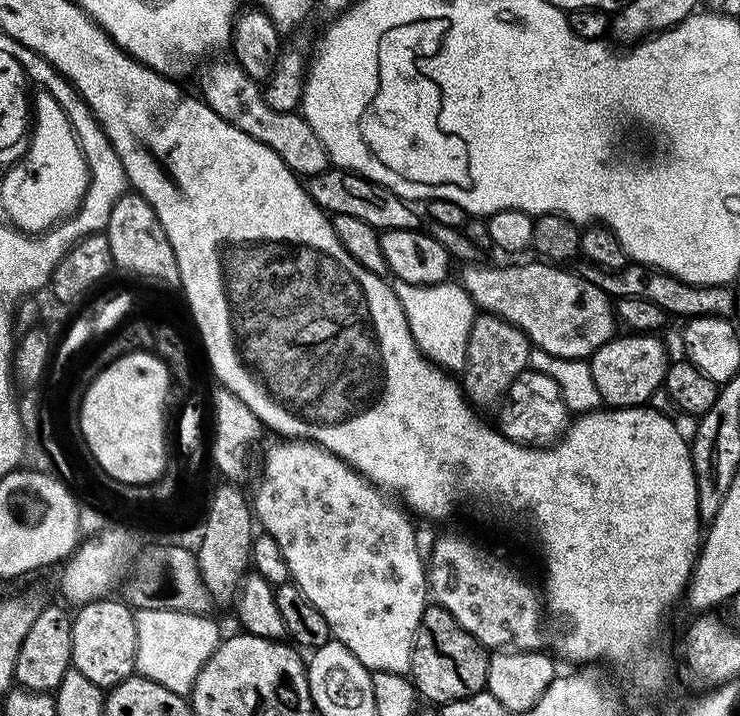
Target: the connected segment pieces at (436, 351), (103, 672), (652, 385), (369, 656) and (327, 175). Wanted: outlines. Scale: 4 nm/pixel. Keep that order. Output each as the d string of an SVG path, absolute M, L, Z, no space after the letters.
M399 281L393 283L393 288L411 336L424 357L445 370L454 372L454 369L461 369L469 328L476 317L476 307L464 288L456 282L418 286Z
M112 599L79 605L72 616L72 667L105 690L136 672L136 612L123 599Z
M656 334L613 335L587 361L594 386L601 401L608 408L639 408L647 405L655 392L661 391L664 371L669 366L670 355Z
M291 438L281 439L280 444L272 444L268 448L268 453L264 456L264 469L260 472L260 481L256 484L256 497L253 495L251 497L250 503L254 509L255 519L258 521L259 527L260 524L265 528L266 531L272 535L272 540L276 543L276 548L280 551L280 556L284 559L284 564L288 567L288 572L290 575L291 583L297 584L299 588L302 590L302 594L306 594L306 598L314 607L318 610L318 614L322 614L322 618L326 618L326 622L328 623L328 631L331 633L335 639L340 640L345 644L346 650L350 652L355 658L357 658L362 666L368 669L370 673L373 672L394 672L397 670L408 670L410 669L410 658L412 657L412 639L414 638L414 634L416 633L416 627L420 625L420 619L422 618L422 614L424 613L424 609L426 607L426 564L422 559L422 552L420 556L420 548L416 545L416 532L412 529L412 524L408 521L409 513L405 511L403 507L399 503L393 502L381 489L377 488L376 485L371 484L365 476L360 475L360 473L354 471L354 469L348 467L348 463L344 460L339 460L334 454L330 454L324 448L319 448L316 444L309 444L306 440L293 440Z
M332 166L328 171L311 177L306 187L314 203L323 212L332 216L349 215L352 218L358 218L380 234L390 230L410 231L417 227L416 216L412 213L413 205L409 201L394 194L390 189L382 187L381 184L367 180L365 176L349 174L347 171Z

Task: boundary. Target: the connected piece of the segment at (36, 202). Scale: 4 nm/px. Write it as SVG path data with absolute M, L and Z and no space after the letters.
M48 102L48 106L44 104L36 109L32 113L32 120L34 134L22 164L18 168L4 166L4 202L10 216L24 228L26 232L24 240L48 240L48 236L52 236L52 233L66 229L72 221L77 221L91 192L93 174L87 167L84 155L81 154L76 135L65 112L56 108L54 102Z

